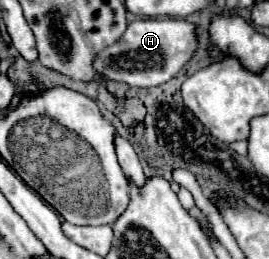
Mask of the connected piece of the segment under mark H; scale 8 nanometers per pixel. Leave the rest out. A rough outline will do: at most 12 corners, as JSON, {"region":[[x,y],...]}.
{"region":[[131,22],[95,56],[105,80],[151,88],[189,62],[195,26]]}

